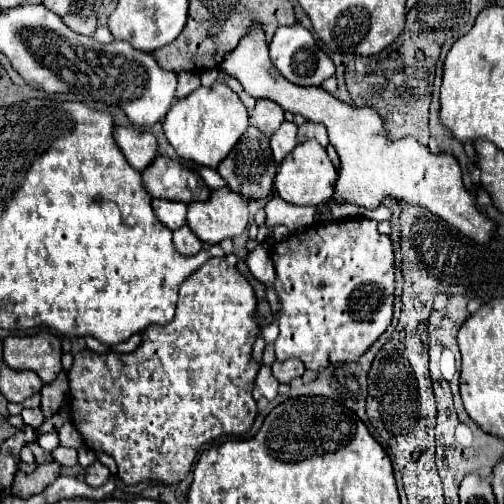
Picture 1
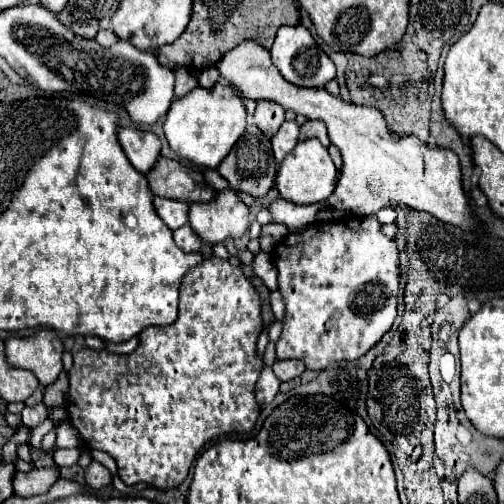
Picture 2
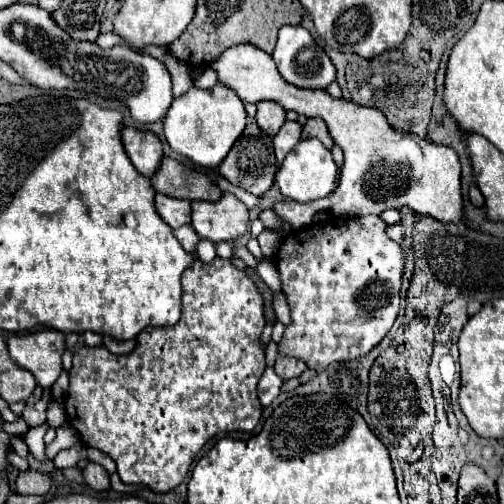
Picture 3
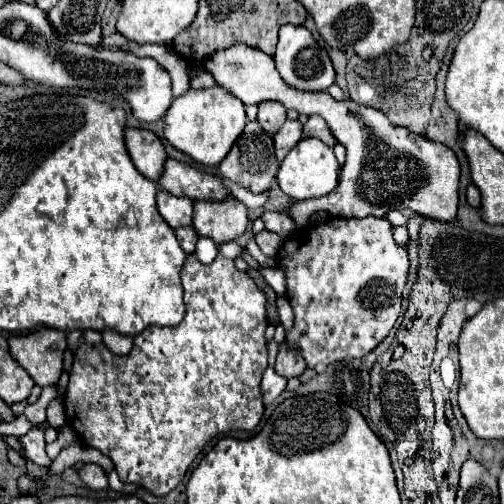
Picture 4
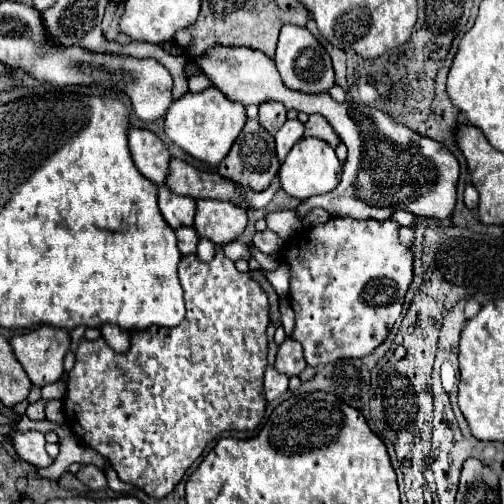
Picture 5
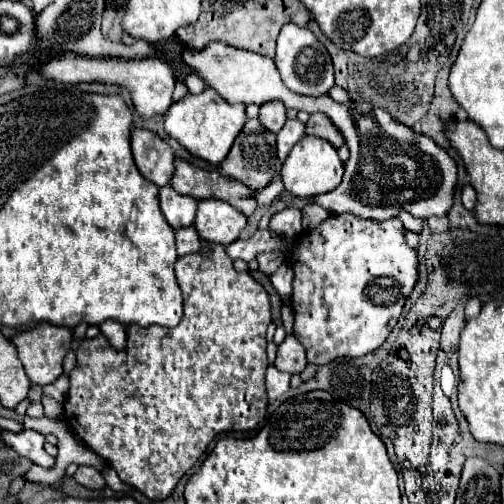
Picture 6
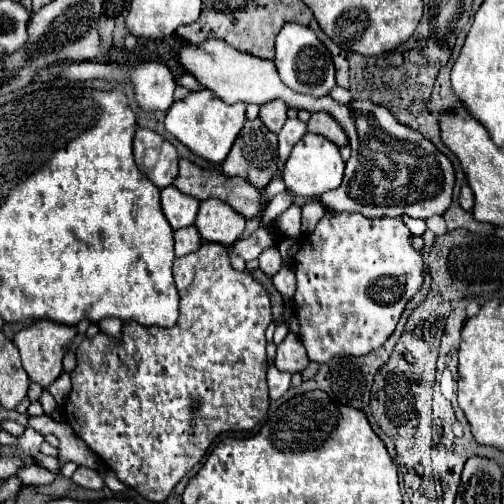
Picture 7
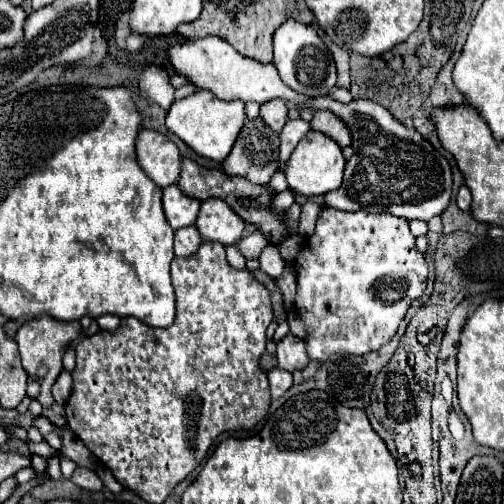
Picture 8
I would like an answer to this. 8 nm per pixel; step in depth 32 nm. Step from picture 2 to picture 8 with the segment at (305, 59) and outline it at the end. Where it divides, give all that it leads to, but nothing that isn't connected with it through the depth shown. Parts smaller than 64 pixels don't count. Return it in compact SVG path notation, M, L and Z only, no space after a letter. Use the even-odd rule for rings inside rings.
M286 20L274 32L274 66L286 86L306 96L326 96L336 86L336 66L330 50L318 38L312 26L300 24L296 20Z

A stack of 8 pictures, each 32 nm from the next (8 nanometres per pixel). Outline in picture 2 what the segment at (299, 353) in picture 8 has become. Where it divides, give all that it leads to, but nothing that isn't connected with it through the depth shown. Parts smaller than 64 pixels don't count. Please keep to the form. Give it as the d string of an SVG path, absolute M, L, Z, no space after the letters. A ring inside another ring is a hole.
M276 360L272 370L276 372L276 378L280 378L280 382L290 382L290 380L302 376L306 366L300 360Z

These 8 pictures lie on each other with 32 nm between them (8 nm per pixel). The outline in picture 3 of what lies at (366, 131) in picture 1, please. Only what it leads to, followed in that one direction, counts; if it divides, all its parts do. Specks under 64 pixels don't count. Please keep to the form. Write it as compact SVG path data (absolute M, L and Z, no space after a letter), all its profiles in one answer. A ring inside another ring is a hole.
M248 42L228 48L210 66L218 72L218 80L232 88L246 102L274 100L282 104L284 110L294 110L306 118L320 116L326 122L334 144L342 148L344 166L340 170L338 188L328 198L306 204L290 200L274 204L274 214L292 230L310 226L318 214L316 210L328 210L336 216L368 216L380 214L386 208L408 208L418 214L430 214L440 222L466 222L460 188L460 162L452 148L420 140L408 132L396 132L388 124L386 116L376 108L334 98L326 90L304 90L284 82L272 56Z

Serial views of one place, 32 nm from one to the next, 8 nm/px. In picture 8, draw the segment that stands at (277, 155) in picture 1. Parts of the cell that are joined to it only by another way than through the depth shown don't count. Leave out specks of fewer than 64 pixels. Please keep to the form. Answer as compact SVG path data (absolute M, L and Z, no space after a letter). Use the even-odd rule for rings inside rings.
M290 120L286 126L284 126L284 130L280 132L280 162L284 164L288 158L290 158L290 154L292 154L292 150L296 148L296 144L302 140L302 136L306 134L310 130L310 126L308 126L308 122L304 122L304 120Z

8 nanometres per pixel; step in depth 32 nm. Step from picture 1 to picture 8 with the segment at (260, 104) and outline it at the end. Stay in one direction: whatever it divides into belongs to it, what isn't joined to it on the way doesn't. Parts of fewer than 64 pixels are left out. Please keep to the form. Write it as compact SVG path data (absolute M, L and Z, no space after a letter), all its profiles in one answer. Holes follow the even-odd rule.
M270 100L260 106L260 118L274 130L280 132L288 120L288 106L284 100Z

